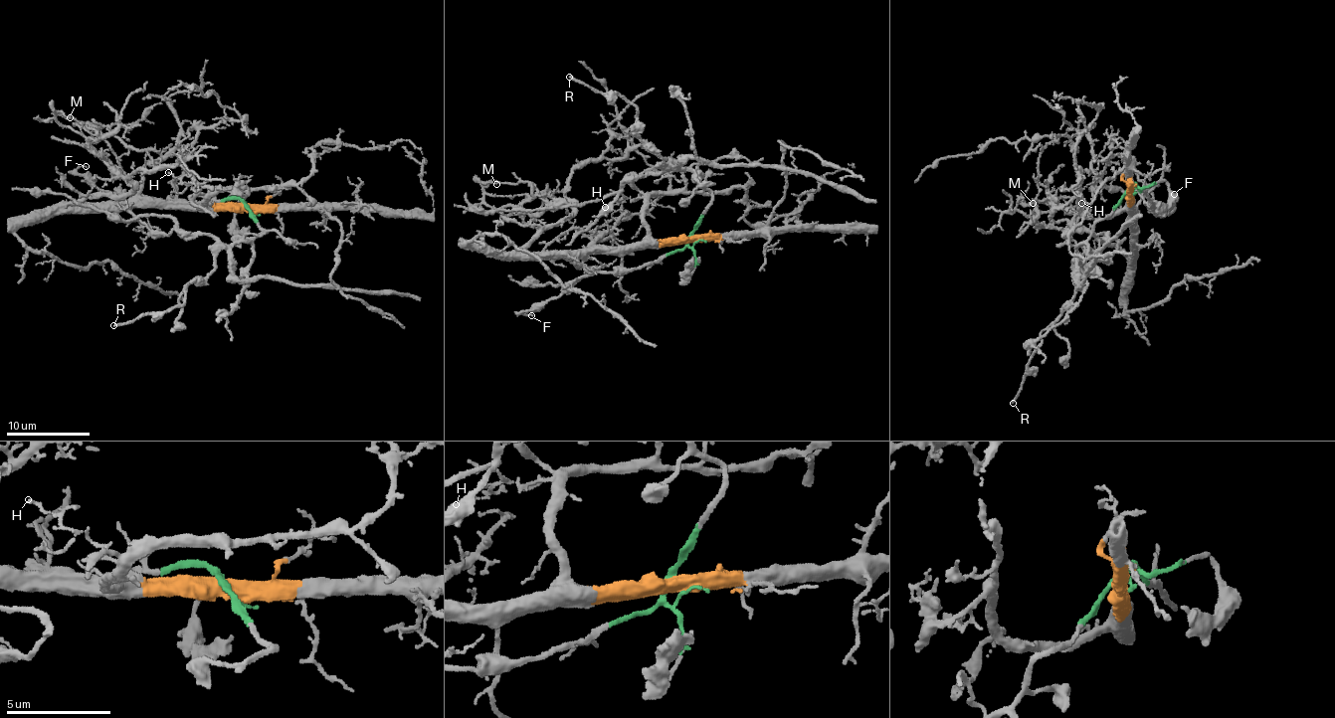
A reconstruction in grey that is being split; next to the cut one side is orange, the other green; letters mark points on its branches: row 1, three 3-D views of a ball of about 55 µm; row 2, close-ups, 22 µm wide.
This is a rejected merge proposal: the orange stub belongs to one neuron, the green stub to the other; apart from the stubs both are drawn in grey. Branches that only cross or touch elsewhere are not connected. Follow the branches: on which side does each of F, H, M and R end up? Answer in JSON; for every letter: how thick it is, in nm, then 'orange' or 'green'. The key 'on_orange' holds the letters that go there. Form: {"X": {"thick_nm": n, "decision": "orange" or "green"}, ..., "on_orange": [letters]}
{"F": {"thick_nm": 120, "decision": "green"}, "H": {"thick_nm": 150, "decision": "orange"}, "M": {"thick_nm": 120, "decision": "orange"}, "R": {"thick_nm": 180, "decision": "green"}, "on_orange": ["H", "M"]}

